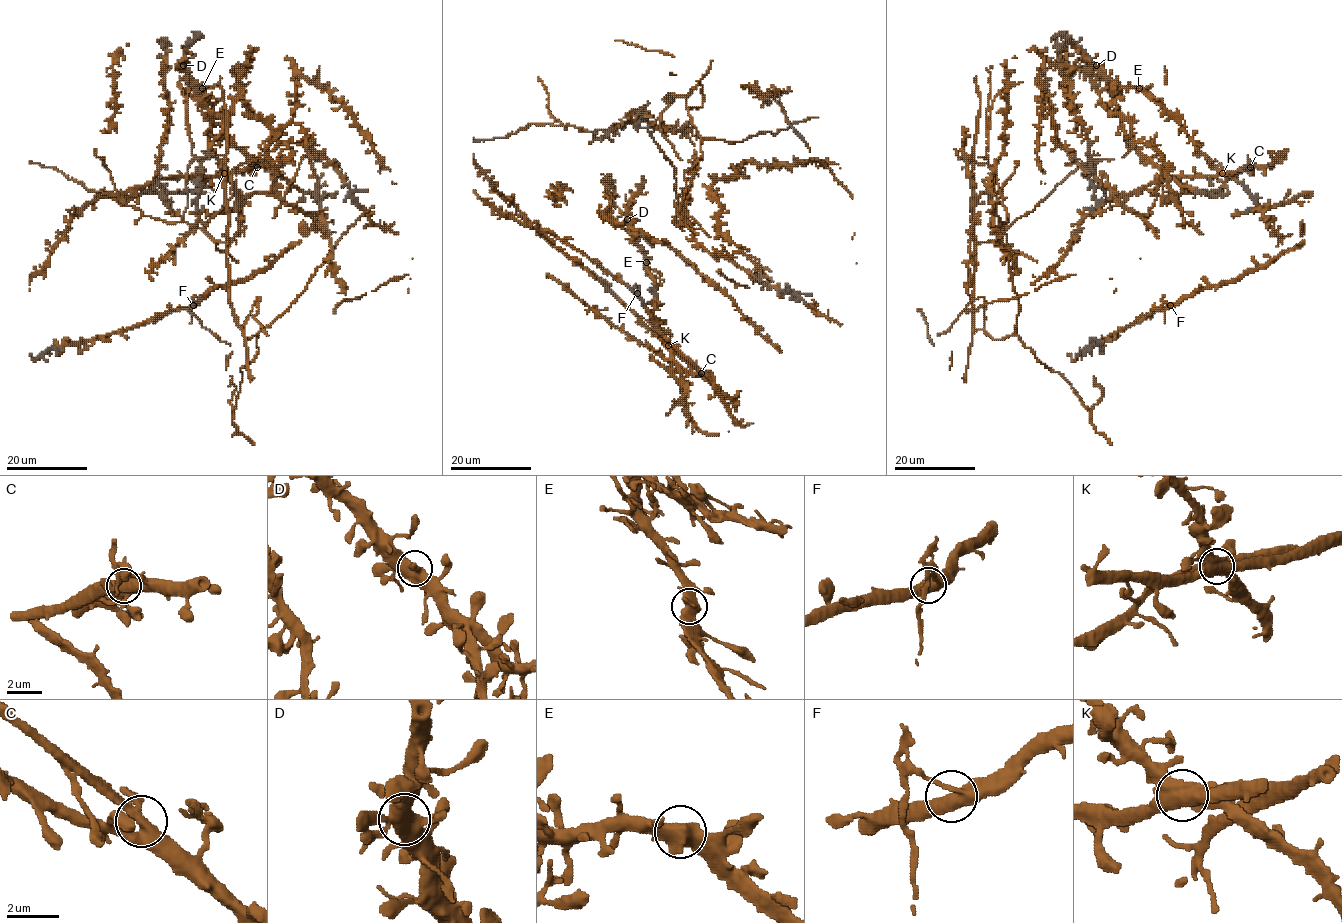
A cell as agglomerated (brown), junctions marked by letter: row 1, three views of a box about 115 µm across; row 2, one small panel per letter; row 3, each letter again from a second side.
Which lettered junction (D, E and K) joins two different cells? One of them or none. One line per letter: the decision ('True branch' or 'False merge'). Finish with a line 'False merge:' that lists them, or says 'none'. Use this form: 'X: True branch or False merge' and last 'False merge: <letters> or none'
D: True branch
E: True branch
K: False merge
False merge: K

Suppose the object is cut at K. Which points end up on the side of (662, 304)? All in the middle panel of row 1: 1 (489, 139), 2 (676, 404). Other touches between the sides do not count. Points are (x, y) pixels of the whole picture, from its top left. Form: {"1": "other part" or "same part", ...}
{"1": "same part", "2": "same part"}

